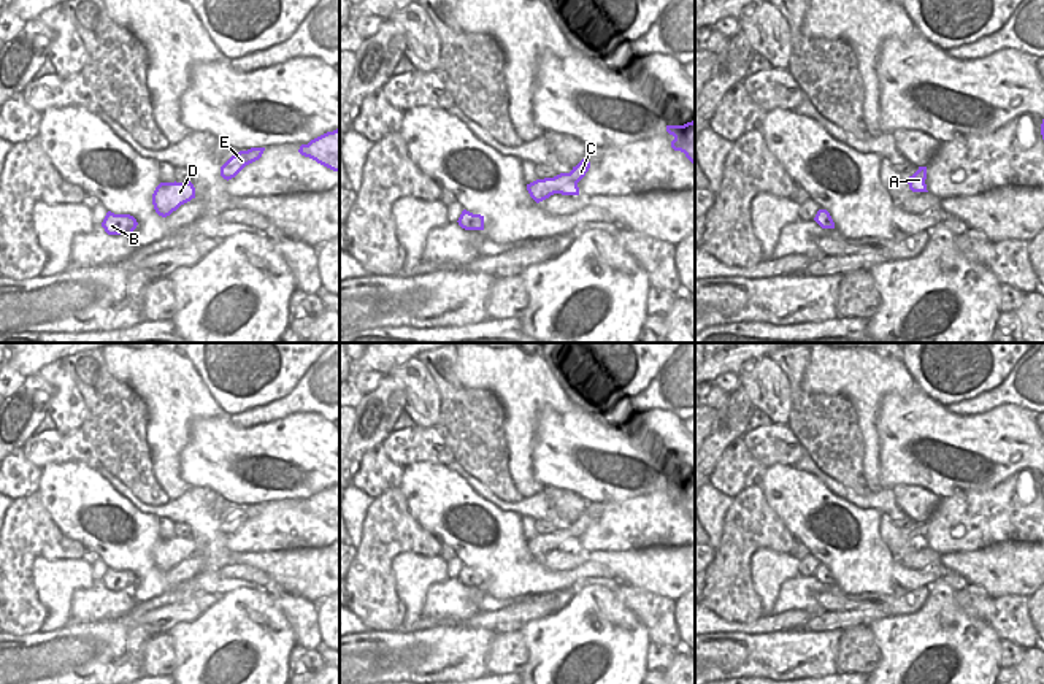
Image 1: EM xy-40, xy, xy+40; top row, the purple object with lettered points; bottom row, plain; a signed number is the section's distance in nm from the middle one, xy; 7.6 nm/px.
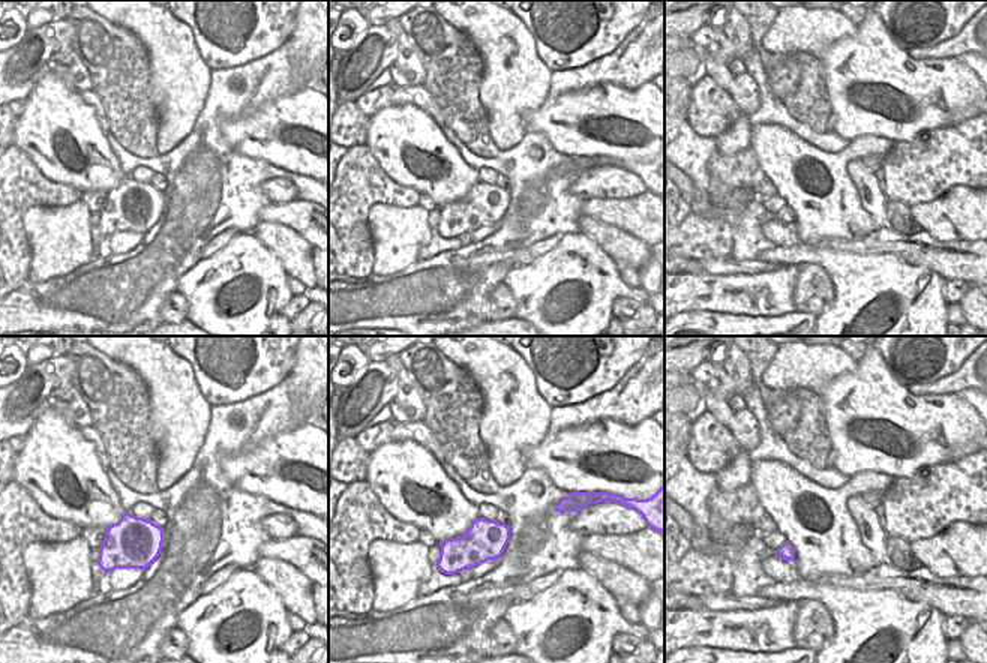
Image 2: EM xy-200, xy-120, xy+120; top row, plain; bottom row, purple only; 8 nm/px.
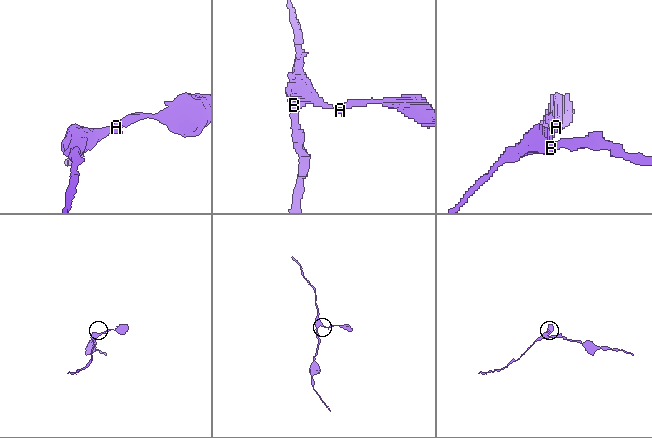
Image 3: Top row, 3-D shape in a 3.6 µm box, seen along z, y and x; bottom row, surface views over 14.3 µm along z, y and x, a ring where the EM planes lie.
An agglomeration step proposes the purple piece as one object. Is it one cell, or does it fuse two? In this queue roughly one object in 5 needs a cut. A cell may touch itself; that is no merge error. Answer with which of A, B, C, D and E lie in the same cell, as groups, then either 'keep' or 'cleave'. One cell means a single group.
groups A B C D E; keep

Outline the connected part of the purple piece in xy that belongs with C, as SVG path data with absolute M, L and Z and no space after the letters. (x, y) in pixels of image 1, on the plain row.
M584 513L570 528L560 528L554 533L536 535L527 540L530 552L539 559L554 549L579 551L578 538L585 532L590 517Z

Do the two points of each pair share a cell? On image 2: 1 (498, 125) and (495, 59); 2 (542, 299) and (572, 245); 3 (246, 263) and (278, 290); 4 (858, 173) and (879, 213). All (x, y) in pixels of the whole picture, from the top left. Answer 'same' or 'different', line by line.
1: same
2: same
3: same
4: same

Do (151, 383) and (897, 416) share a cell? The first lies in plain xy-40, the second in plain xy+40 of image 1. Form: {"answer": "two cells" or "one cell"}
{"answer": "two cells"}

